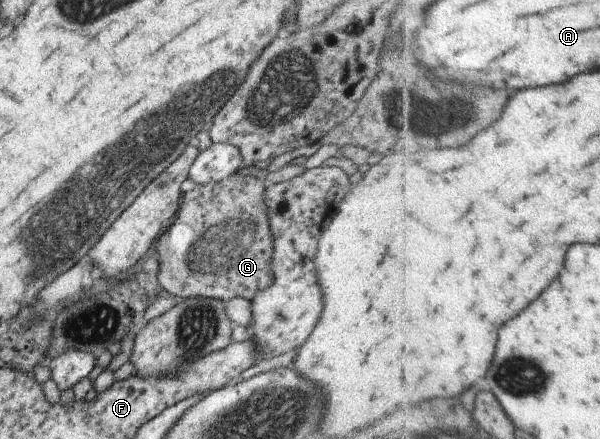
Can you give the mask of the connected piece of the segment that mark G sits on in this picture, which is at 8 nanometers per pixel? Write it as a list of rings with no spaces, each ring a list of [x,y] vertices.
[[[234,172],[230,178],[224,178],[220,182],[194,186],[189,192],[183,193],[176,221],[168,232],[160,234],[158,238],[156,250],[160,260],[151,268],[156,273],[158,264],[160,270],[156,276],[167,293],[182,299],[214,298],[226,303],[234,297],[242,297],[250,302],[258,290],[262,292],[264,288],[272,286],[274,272],[270,268],[270,260],[274,248],[272,248],[272,230],[266,214],[268,208],[264,204],[267,184],[256,176],[240,173]]]

